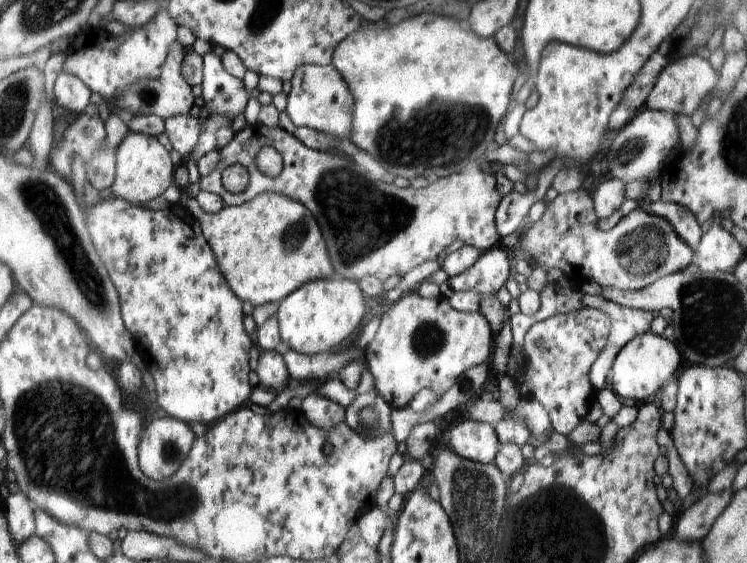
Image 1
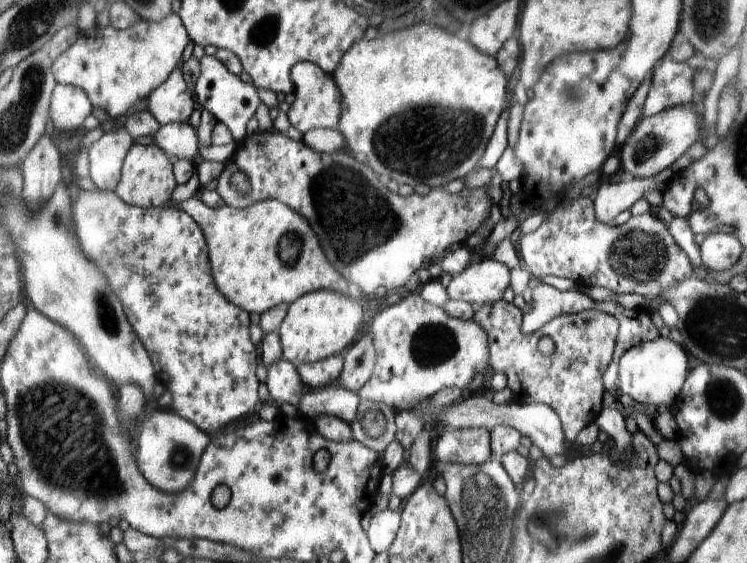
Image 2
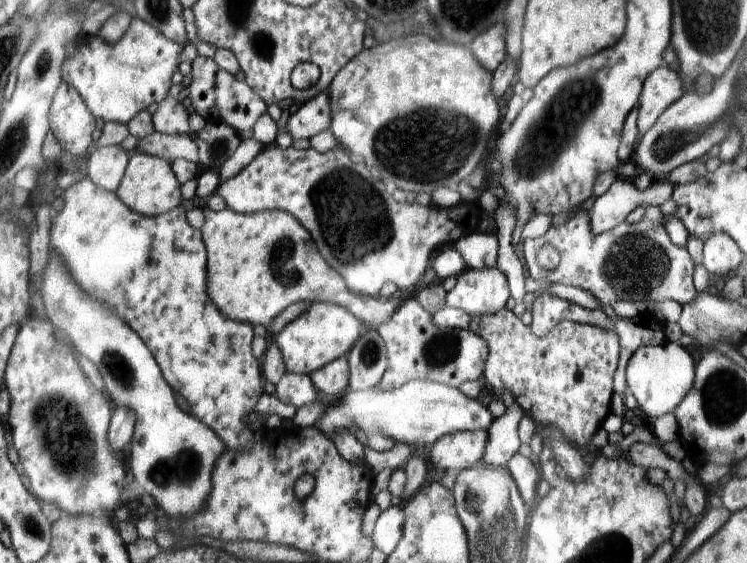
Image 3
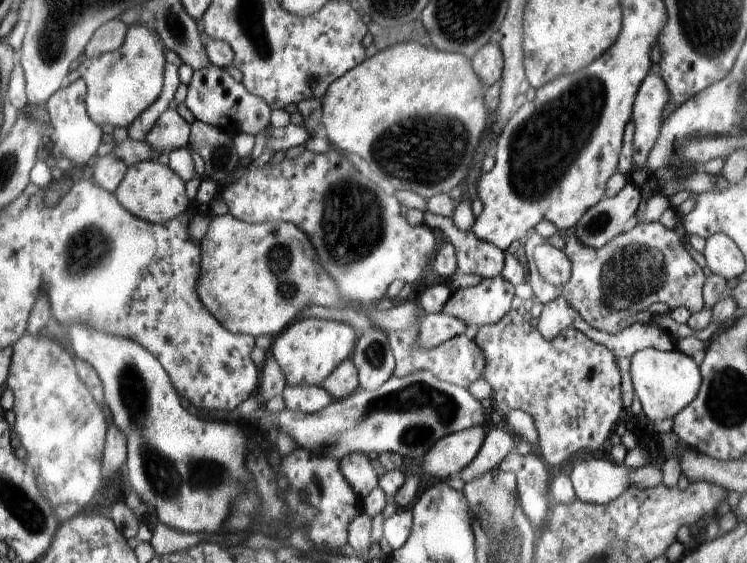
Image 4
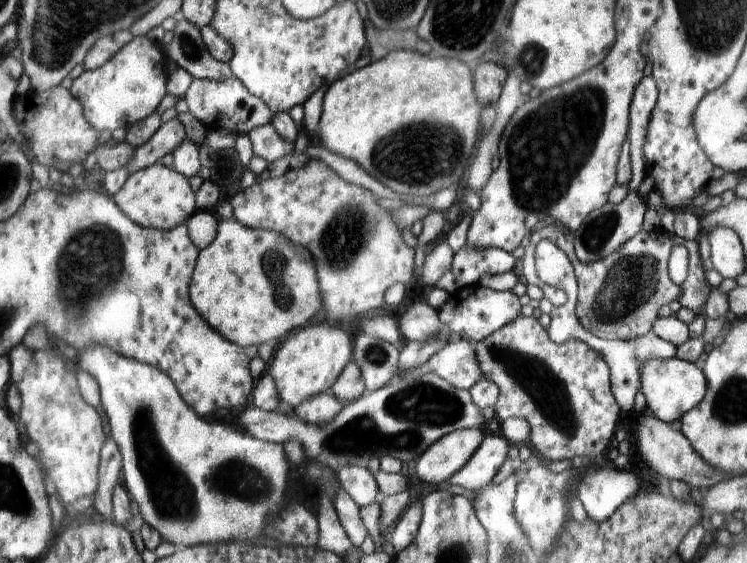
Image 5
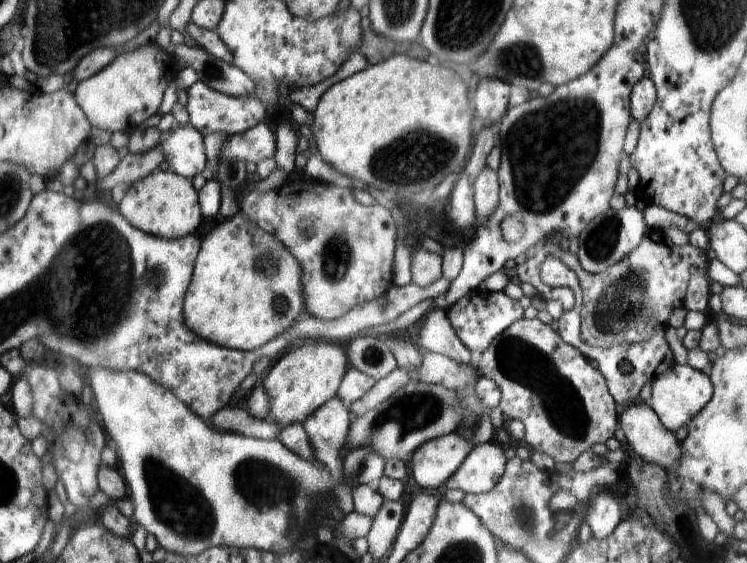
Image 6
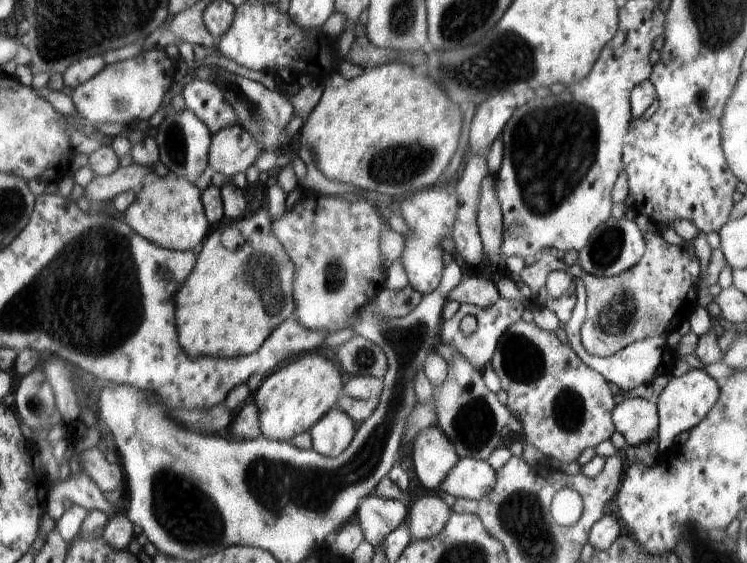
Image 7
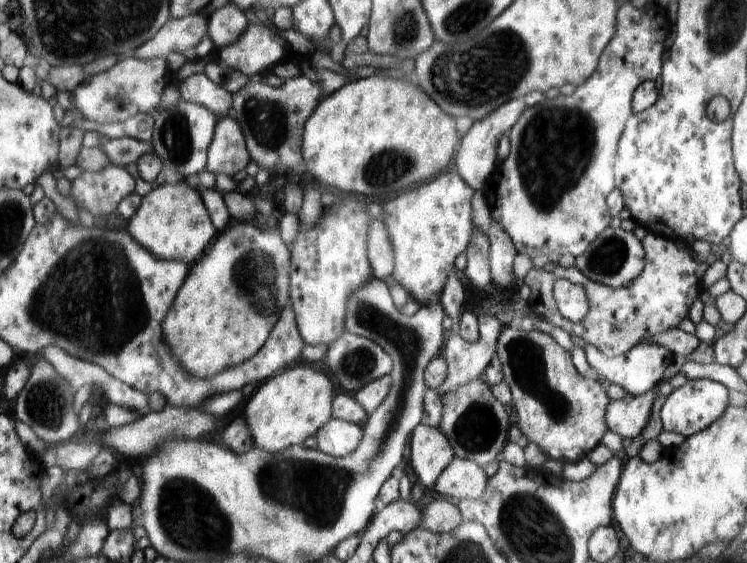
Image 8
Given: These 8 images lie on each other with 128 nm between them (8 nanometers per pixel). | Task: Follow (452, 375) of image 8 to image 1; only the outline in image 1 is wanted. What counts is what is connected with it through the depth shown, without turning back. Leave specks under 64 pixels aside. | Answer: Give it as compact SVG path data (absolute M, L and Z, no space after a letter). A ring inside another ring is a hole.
M504 246L482 253L482 256L465 272L449 279L454 291L474 291L481 294L498 292L508 278L508 258Z

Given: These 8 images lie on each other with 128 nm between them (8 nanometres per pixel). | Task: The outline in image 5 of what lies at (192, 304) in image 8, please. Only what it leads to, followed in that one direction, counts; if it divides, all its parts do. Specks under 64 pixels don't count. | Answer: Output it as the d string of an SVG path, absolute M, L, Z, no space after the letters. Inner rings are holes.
M234 217L218 220L214 240L203 249L199 249L199 258L195 266L190 294L193 306L216 330L238 346L257 346L282 341L288 334L306 326L308 320L322 306L322 290L313 256L303 246L296 246L286 236L276 231L265 231L244 226Z

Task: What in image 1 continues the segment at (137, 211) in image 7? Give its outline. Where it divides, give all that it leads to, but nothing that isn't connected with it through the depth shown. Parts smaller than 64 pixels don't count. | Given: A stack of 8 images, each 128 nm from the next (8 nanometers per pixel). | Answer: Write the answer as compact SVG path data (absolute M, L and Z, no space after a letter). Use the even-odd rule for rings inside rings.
M129 131L120 143L115 159L117 164L115 166L115 181L111 186L114 197L142 205L162 196L166 188L172 184L172 172L175 170L172 160L170 160L170 154L152 135Z

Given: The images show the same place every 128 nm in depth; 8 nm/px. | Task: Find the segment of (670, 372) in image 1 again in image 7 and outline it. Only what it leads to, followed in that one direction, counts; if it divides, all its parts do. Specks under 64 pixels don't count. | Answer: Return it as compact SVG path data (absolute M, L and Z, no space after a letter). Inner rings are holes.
M691 369L684 376L672 375L658 396L659 451L670 449L676 436L695 429L704 418L707 418L719 401L722 393L719 386L720 383L711 378L705 369Z

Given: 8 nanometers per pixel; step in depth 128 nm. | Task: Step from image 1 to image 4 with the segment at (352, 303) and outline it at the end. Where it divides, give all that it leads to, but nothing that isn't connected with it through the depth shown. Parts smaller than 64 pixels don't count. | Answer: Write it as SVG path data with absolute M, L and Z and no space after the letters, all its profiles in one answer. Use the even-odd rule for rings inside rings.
M298 318L288 328L274 337L269 351L284 375L288 387L323 386L323 382L355 350L356 334L348 323L319 319Z

